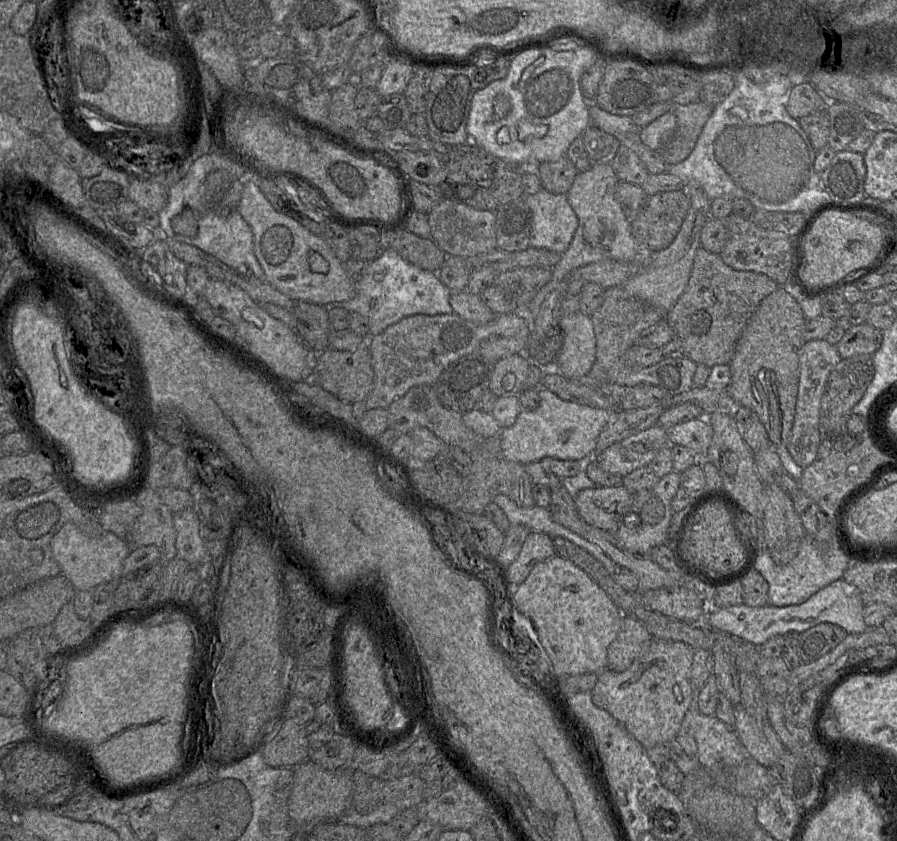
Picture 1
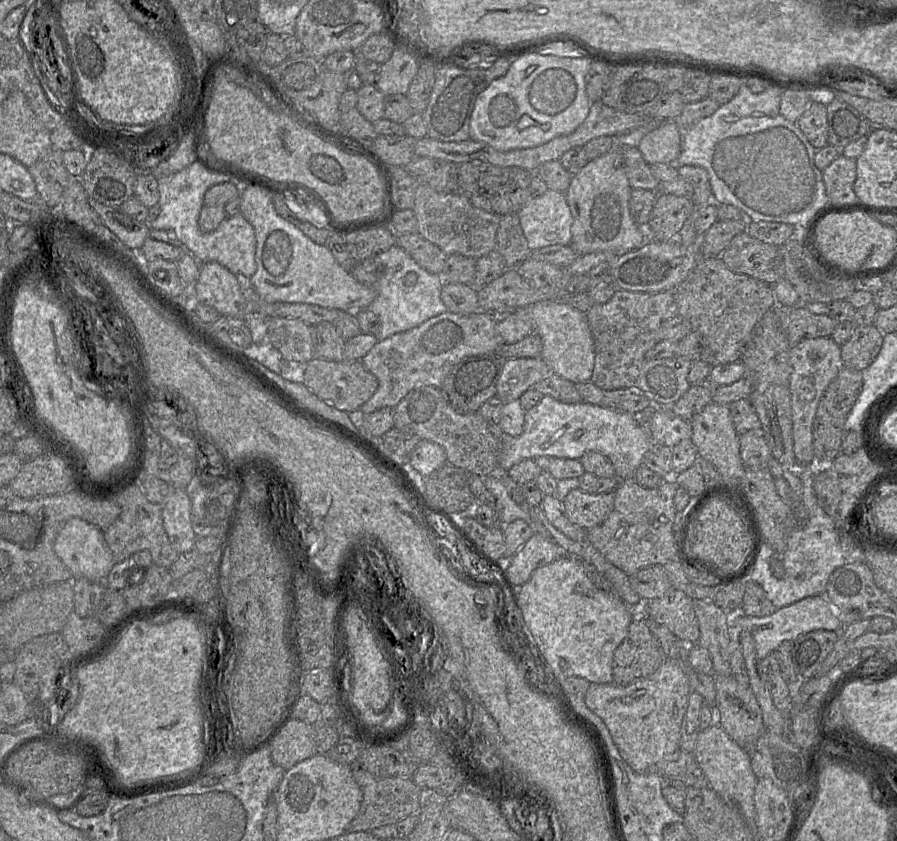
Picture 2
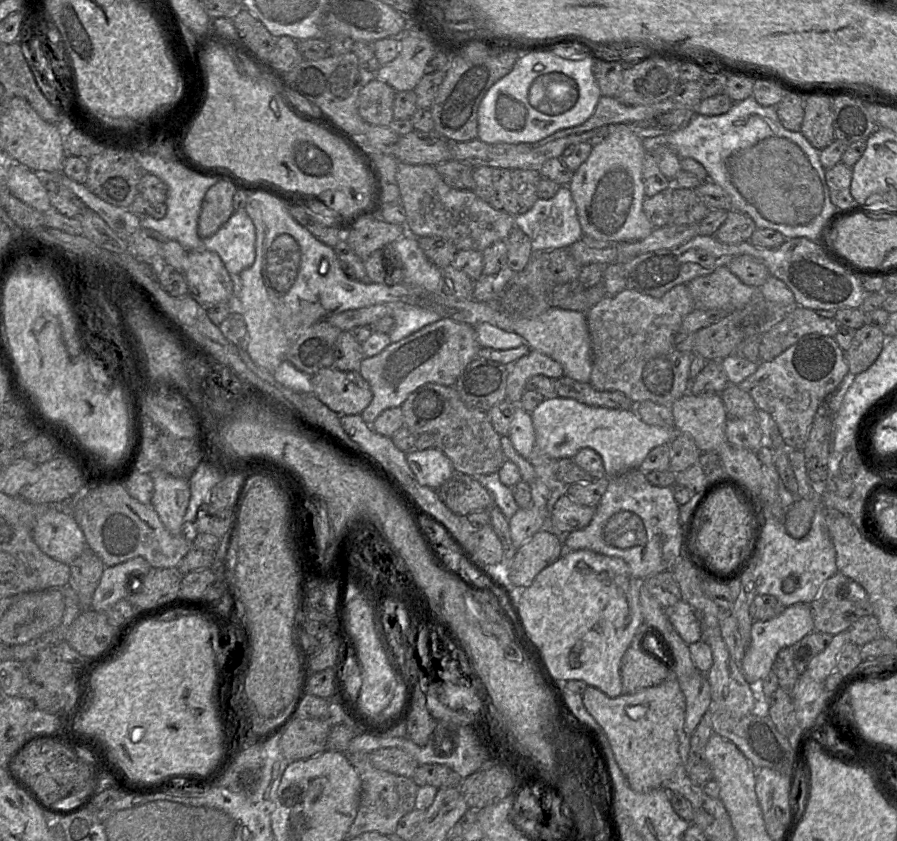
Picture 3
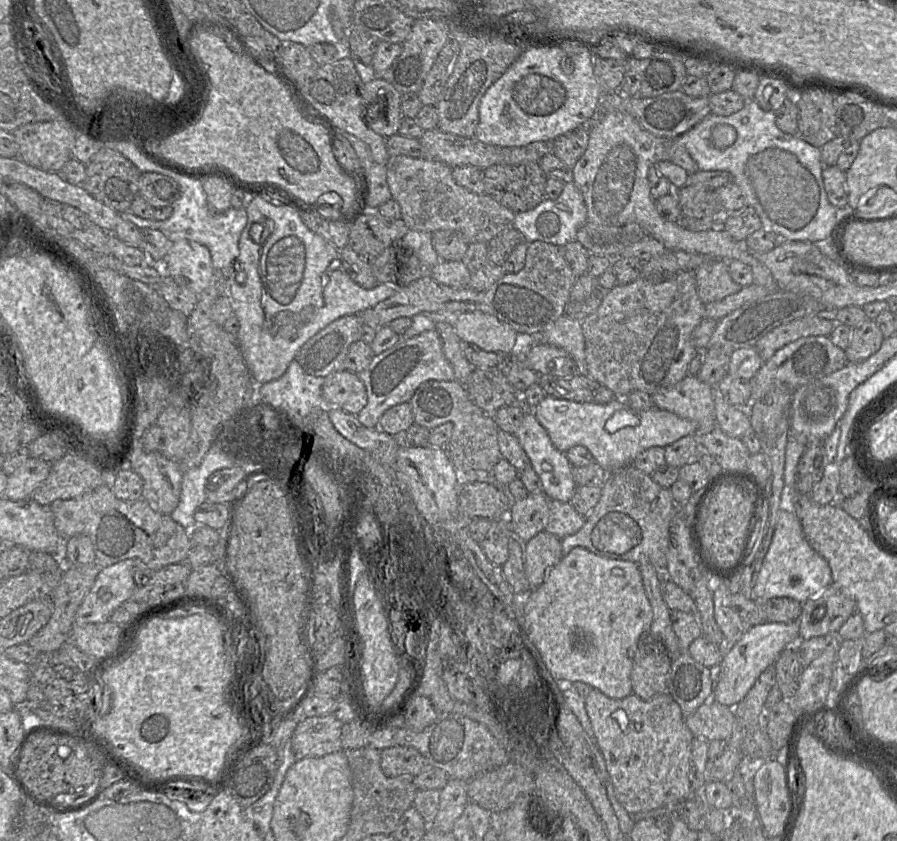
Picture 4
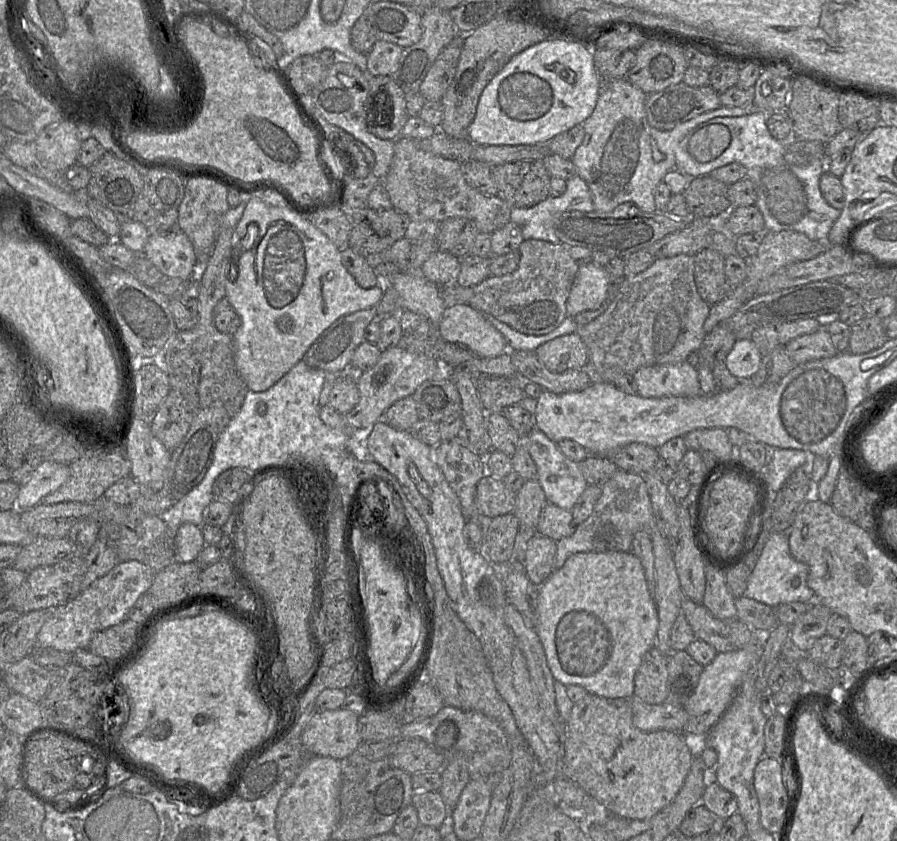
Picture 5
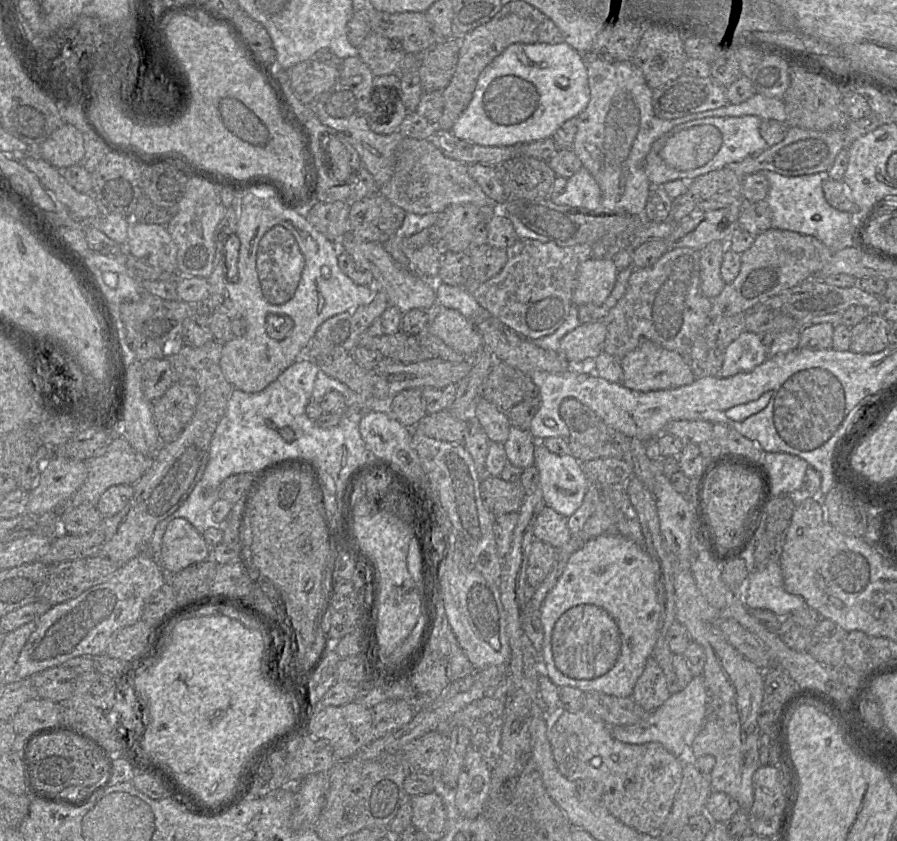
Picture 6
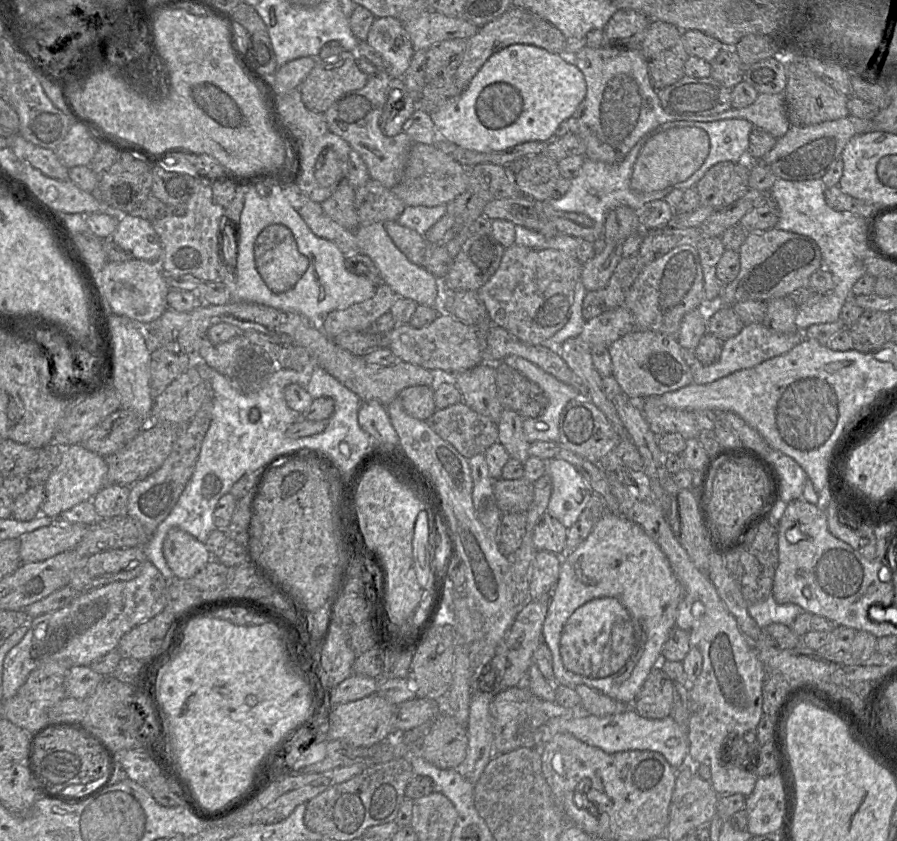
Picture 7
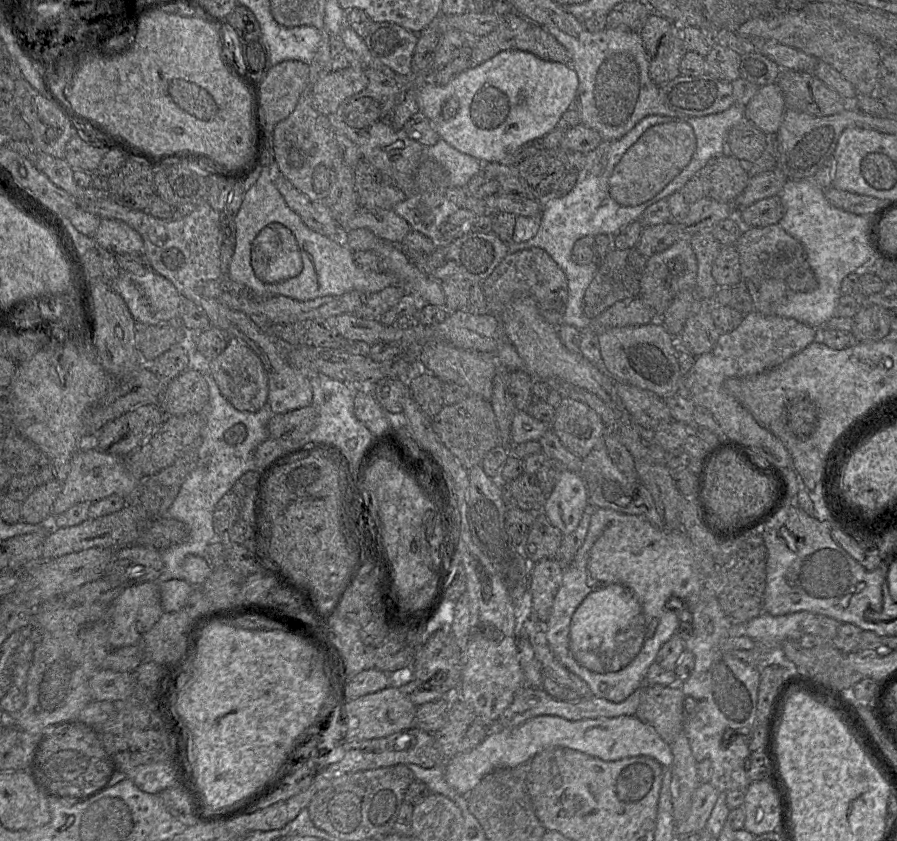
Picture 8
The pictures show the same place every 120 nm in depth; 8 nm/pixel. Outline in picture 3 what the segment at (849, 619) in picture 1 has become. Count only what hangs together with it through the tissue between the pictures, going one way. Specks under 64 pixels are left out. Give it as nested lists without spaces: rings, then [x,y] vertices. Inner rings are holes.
[[[797,603],[786,607],[778,616],[766,621],[753,621],[751,626],[751,641],[746,648],[740,669],[746,680],[753,686],[772,669],[778,653],[789,648],[804,636],[814,631],[814,623],[809,604]]]

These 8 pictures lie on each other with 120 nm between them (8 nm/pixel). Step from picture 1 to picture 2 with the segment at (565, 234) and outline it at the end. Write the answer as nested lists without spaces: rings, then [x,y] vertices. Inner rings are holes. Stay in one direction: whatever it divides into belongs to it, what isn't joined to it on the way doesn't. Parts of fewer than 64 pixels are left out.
[[[547,190],[543,195],[530,198],[518,213],[520,225],[531,251],[553,245],[571,244],[573,217],[565,193]]]

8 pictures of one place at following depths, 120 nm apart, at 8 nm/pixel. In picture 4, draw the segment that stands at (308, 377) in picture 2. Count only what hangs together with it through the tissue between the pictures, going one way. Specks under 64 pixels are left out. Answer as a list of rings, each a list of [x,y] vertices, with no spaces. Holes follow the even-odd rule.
[[[341,370],[324,378],[323,399],[325,407],[357,415],[367,404],[367,392],[358,374]]]

